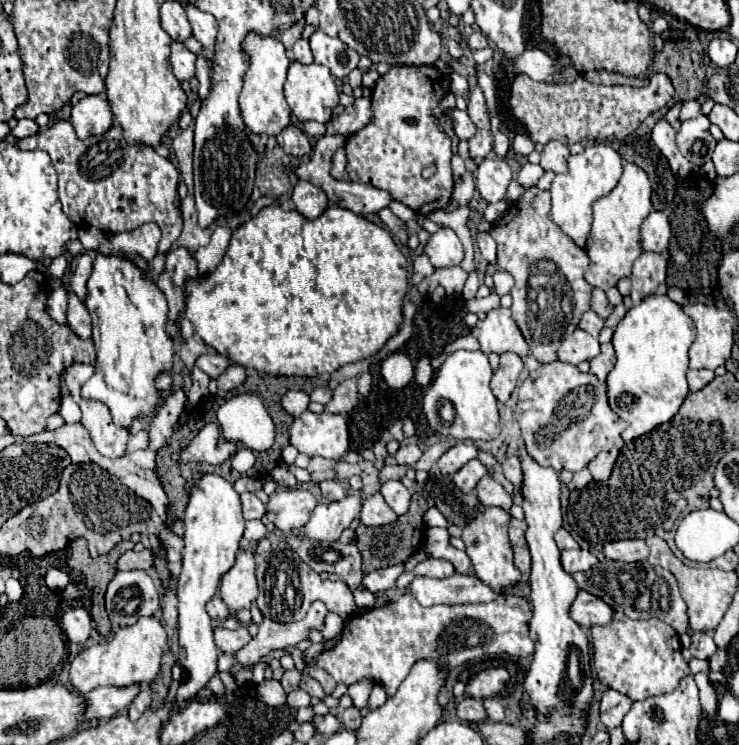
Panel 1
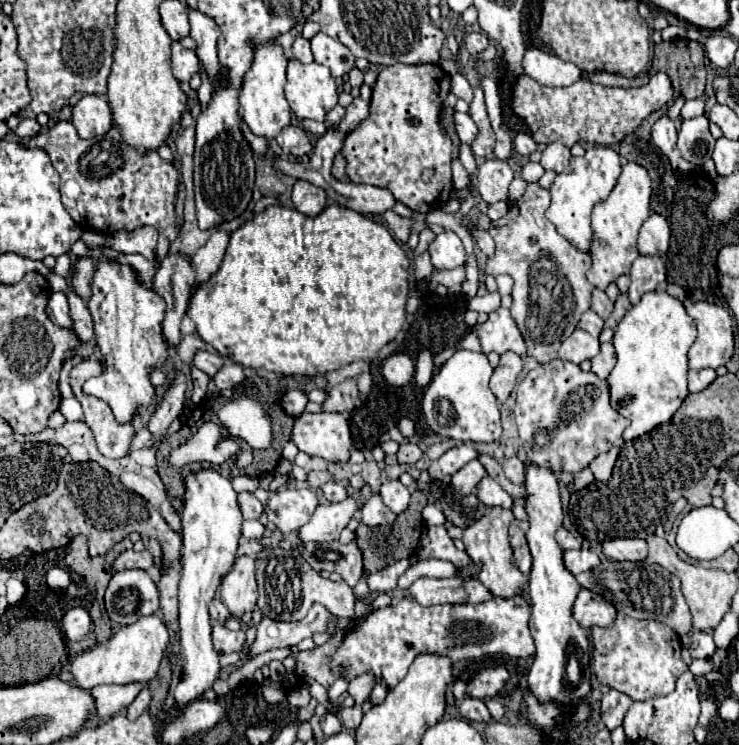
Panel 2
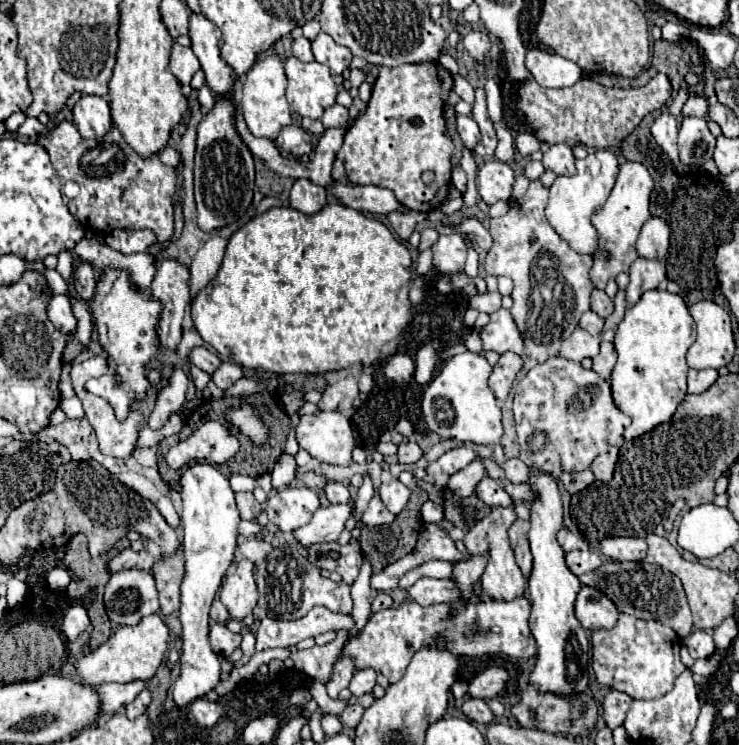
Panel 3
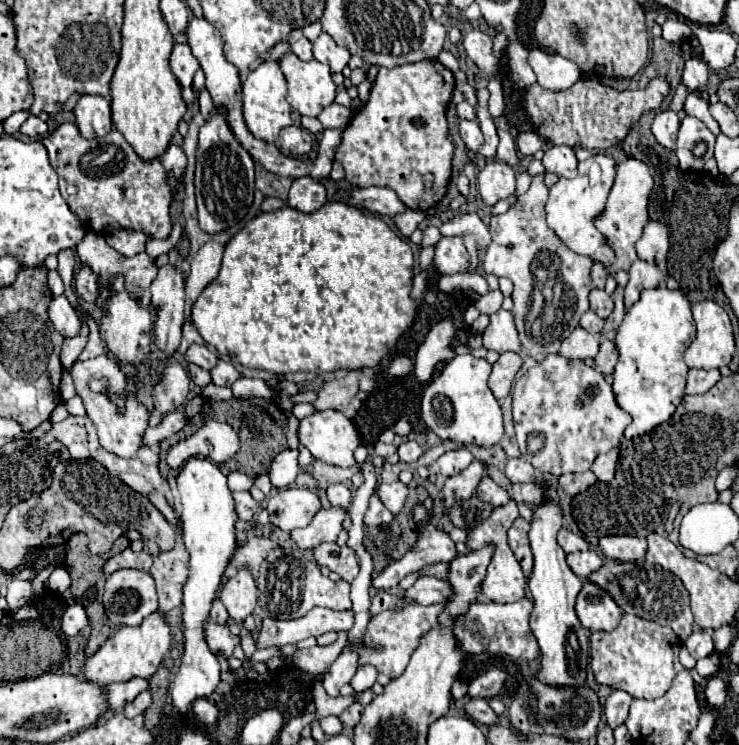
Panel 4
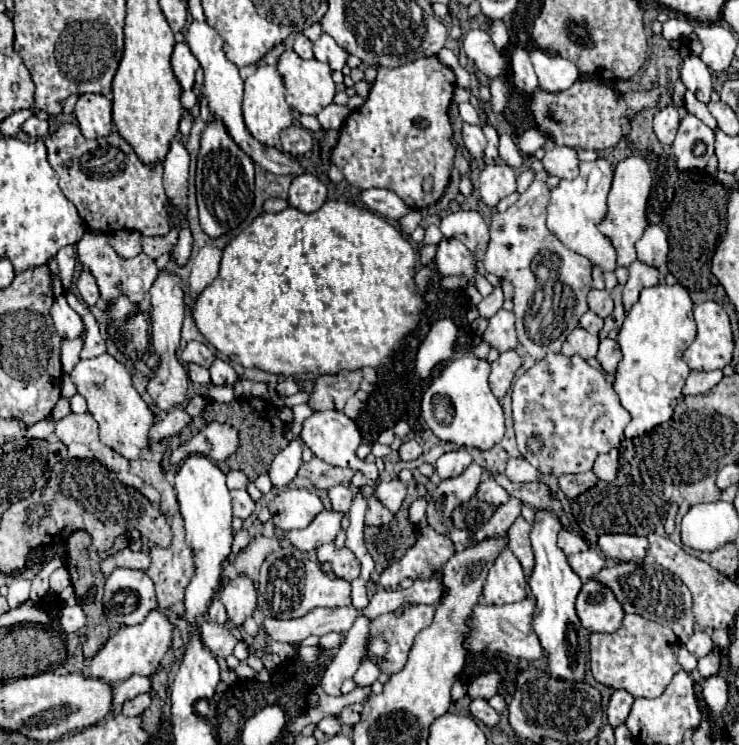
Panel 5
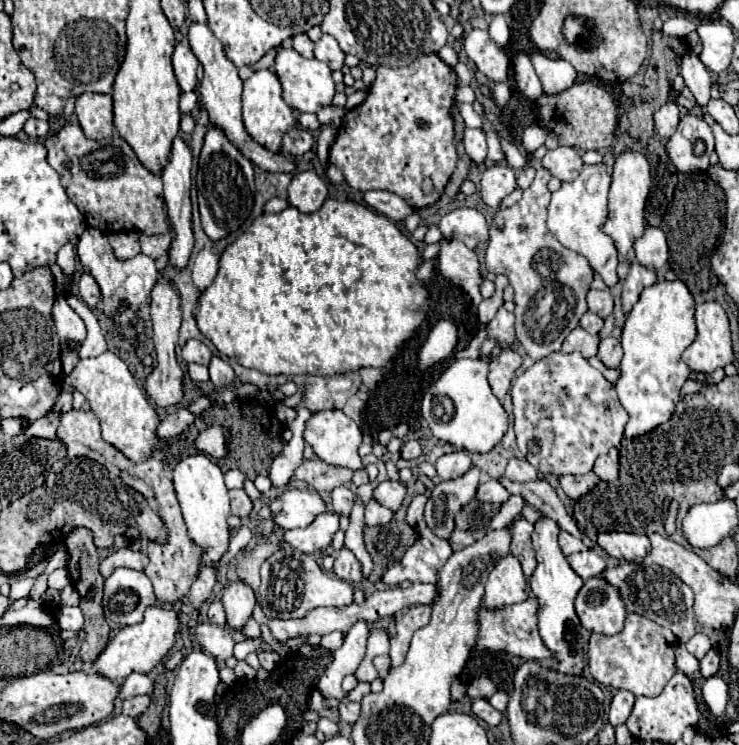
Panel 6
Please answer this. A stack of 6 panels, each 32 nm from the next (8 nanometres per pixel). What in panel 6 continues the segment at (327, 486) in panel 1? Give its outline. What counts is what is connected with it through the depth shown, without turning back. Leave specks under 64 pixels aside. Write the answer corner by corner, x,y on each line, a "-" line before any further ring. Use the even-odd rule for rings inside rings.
340,486
332,490
332,504
334,504
334,512
338,516
350,516
352,506
354,506
354,494
350,488

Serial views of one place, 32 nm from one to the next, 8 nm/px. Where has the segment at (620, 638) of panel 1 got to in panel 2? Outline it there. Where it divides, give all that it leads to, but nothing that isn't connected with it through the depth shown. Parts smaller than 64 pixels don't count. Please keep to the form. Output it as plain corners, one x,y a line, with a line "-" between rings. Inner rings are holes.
620,612
614,626
592,628
592,646
594,646
592,668
596,672
598,682
608,686
608,688
614,688
618,692
628,694
632,700
648,700
648,698
656,698
656,696
664,696
664,694
672,692
678,676
688,670
688,666
680,658
682,644
680,644
678,634
658,620
636,620
636,618
624,616

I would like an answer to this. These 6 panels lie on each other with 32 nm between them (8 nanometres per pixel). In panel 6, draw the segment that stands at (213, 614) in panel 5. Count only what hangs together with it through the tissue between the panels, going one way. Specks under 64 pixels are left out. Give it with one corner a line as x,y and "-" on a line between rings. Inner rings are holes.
218,598
210,604
210,608
208,608
208,618
210,618
210,622
212,622
212,624
216,624
216,626
226,626
224,606
222,606
222,602
220,602

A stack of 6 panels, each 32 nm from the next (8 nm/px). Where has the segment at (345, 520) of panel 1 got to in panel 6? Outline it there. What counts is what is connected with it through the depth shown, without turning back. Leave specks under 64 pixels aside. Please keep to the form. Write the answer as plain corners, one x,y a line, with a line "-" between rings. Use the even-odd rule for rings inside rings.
326,512
320,514
308,528
302,530
286,530
282,534
282,542
288,542
294,550
312,554
326,548
332,540
332,534
338,530
338,514

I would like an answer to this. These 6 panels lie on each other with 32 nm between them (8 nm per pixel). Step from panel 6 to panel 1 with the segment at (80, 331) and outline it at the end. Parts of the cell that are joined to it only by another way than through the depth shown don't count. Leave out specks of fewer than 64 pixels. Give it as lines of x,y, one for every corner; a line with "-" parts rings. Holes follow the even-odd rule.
56,288
50,292
48,296
48,304
46,304
46,312
50,314
50,318
58,324
68,324
66,320
66,310
68,310
68,296
64,288

